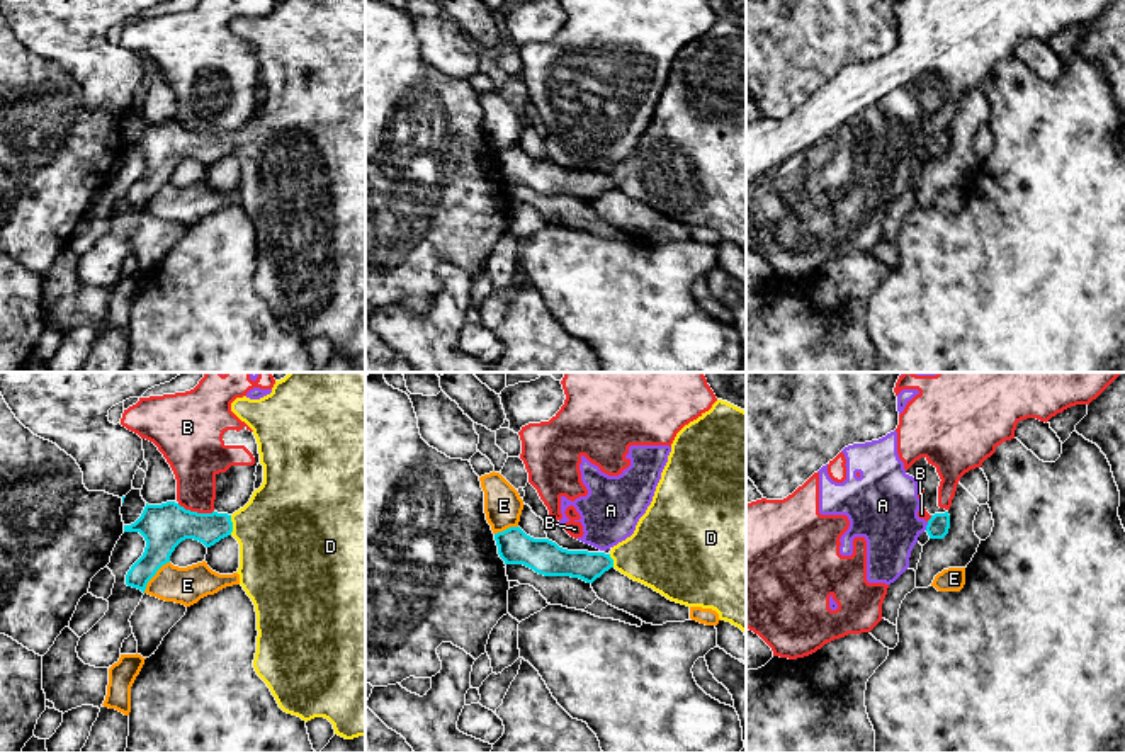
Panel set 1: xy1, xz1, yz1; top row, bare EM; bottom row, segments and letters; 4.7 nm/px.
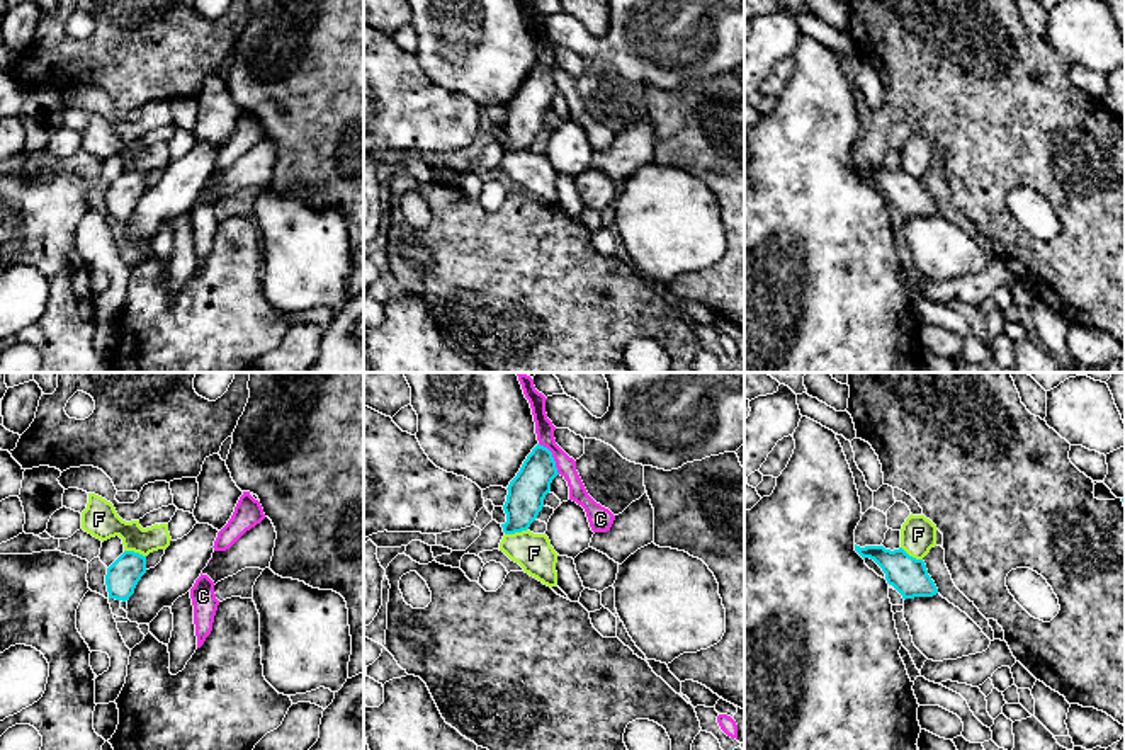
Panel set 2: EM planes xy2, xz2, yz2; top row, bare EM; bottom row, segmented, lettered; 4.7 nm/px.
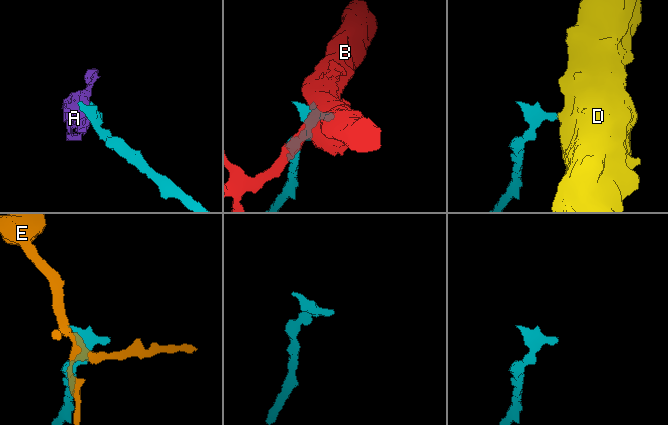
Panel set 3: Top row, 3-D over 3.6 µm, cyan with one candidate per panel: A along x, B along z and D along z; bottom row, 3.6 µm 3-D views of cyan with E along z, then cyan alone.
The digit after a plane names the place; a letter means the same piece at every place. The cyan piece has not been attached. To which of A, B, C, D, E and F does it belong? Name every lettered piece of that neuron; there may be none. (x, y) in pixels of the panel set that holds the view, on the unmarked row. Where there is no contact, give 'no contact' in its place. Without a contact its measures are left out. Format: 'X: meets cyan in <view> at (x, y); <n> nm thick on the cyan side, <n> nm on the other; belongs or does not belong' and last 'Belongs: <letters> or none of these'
A: meets cyan in yz1 at (927, 145); 100 nm thick on the cyan side, 340 nm on the other; does not belong
B: meets cyan in xy1 at (196, 131); 220 nm thick on the cyan side, 240 nm on the other; does not belong
C: meets cyan in xz2 at (553, 77); 180 nm thick on the cyan side, 100 nm on the other; does not belong
D: meets cyan in xy1 at (231, 145); 160 nm thick on the cyan side, 440 nm on the other; belongs
E: meets cyan in xy1 at (153, 194); 220 nm thick on the cyan side, 180 nm on the other; does not belong
F: meets cyan in xz2 at (515, 150); 180 nm thick on the cyan side, 180 nm on the other; does not belong
Belongs: D

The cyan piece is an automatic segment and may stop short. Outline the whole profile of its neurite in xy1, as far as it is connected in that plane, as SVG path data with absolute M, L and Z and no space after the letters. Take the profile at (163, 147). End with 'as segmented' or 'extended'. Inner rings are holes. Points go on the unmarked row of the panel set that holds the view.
M275 0L270 14L260 19L236 17L231 22L231 31L253 49L260 83L263 85L262 105L233 134L218 131L197 133L185 129L175 121L161 124L146 122L141 136L134 143L124 144L124 151L139 151L146 160L143 175L126 194L126 204L144 212L148 201L163 184L170 182L172 172L185 158L194 158L211 167L221 158L233 155L240 163L240 187L236 190L240 204L252 218L257 231L258 255L253 279L257 294L267 303L284 331L297 335L306 342L314 337L325 337L333 343L335 354L345 359L365 355L365 0Z; extended

